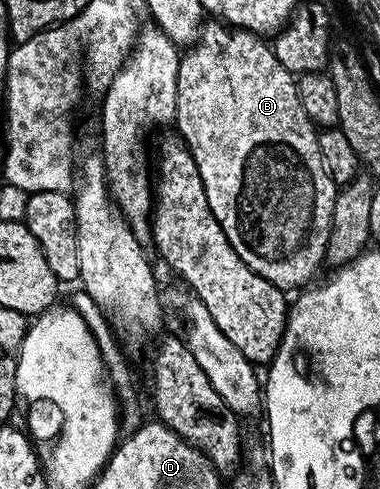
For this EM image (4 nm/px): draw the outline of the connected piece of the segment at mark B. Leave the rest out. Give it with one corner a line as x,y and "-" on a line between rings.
219,20
204,21
198,38
179,60
177,104
173,126
174,129
179,129
176,130
178,137
187,143
192,156
195,157
197,172
201,172
201,184
205,184
205,196
209,200
209,208
213,208
213,216
217,216
217,224
221,224
225,236
229,236
229,244
233,244
233,252
237,252
237,256
241,256
241,260
245,260
245,264
249,264
249,268
253,268
257,276
269,280
284,292
291,292
294,286
306,287
312,281
310,278
318,272
319,265
321,267
324,265
329,232
333,224
333,204
337,187
321,160
317,127
309,120
305,108
301,108
301,96
297,96
296,75
287,71
285,64
277,60
274,49
263,42
266,41
251,30
241,30
238,26
229,26

